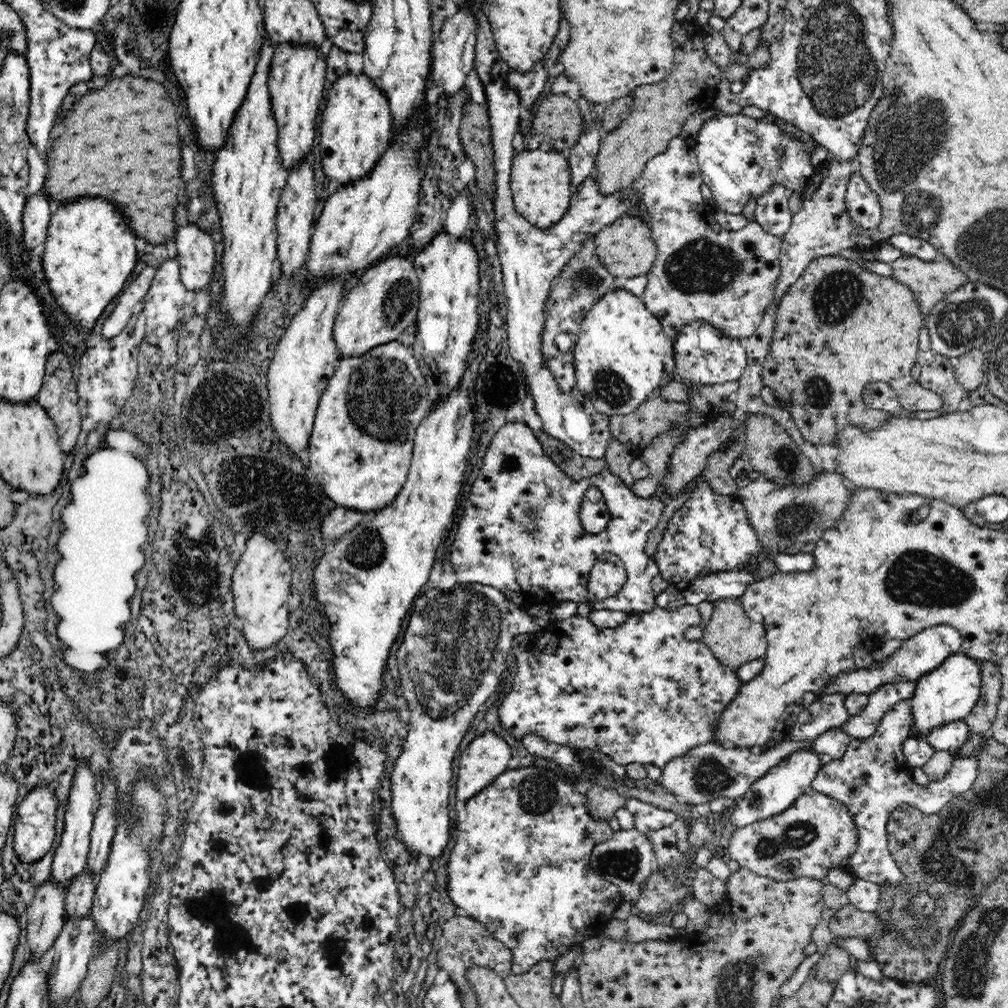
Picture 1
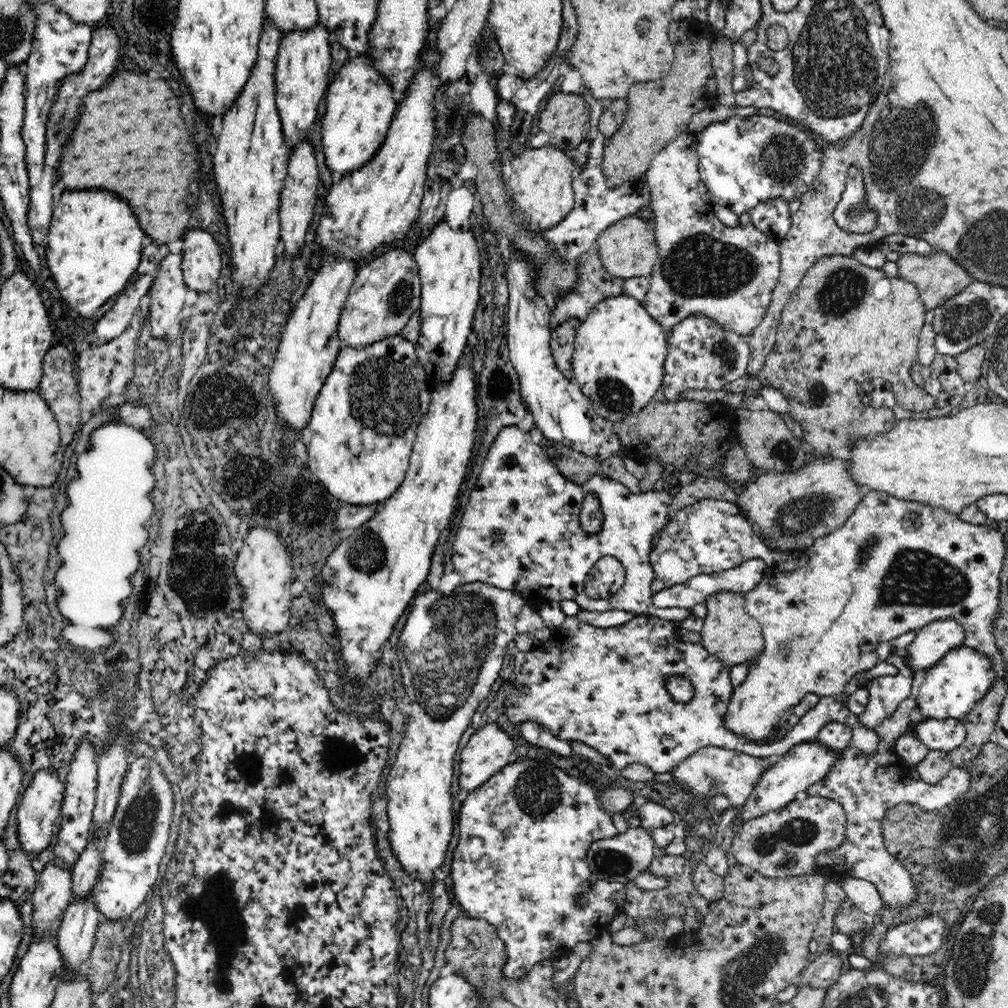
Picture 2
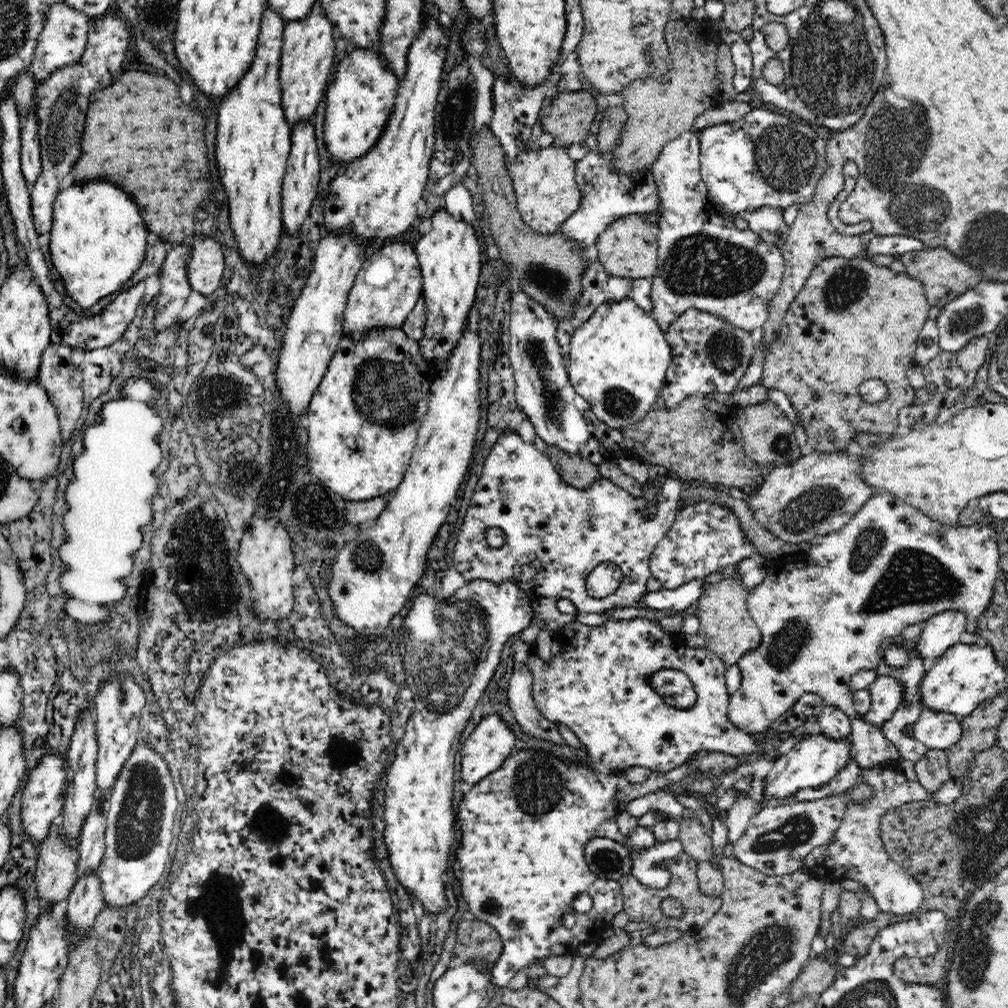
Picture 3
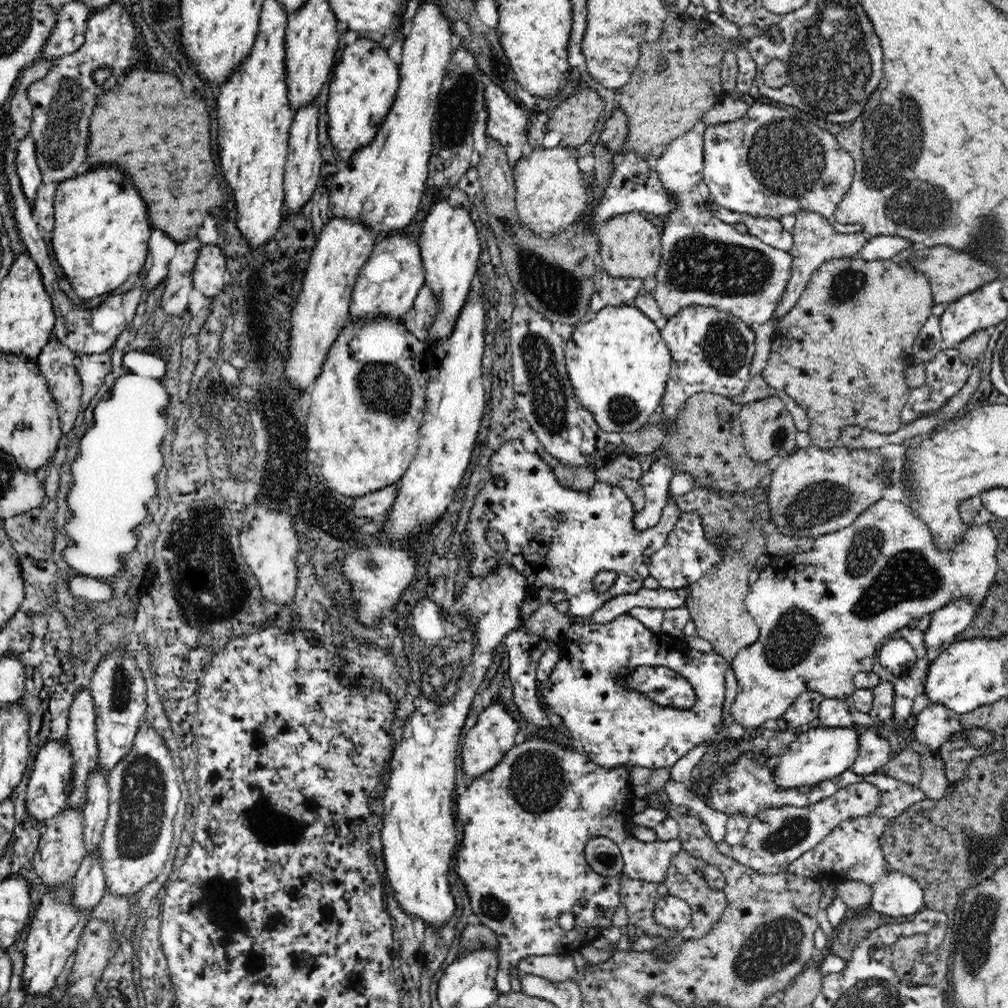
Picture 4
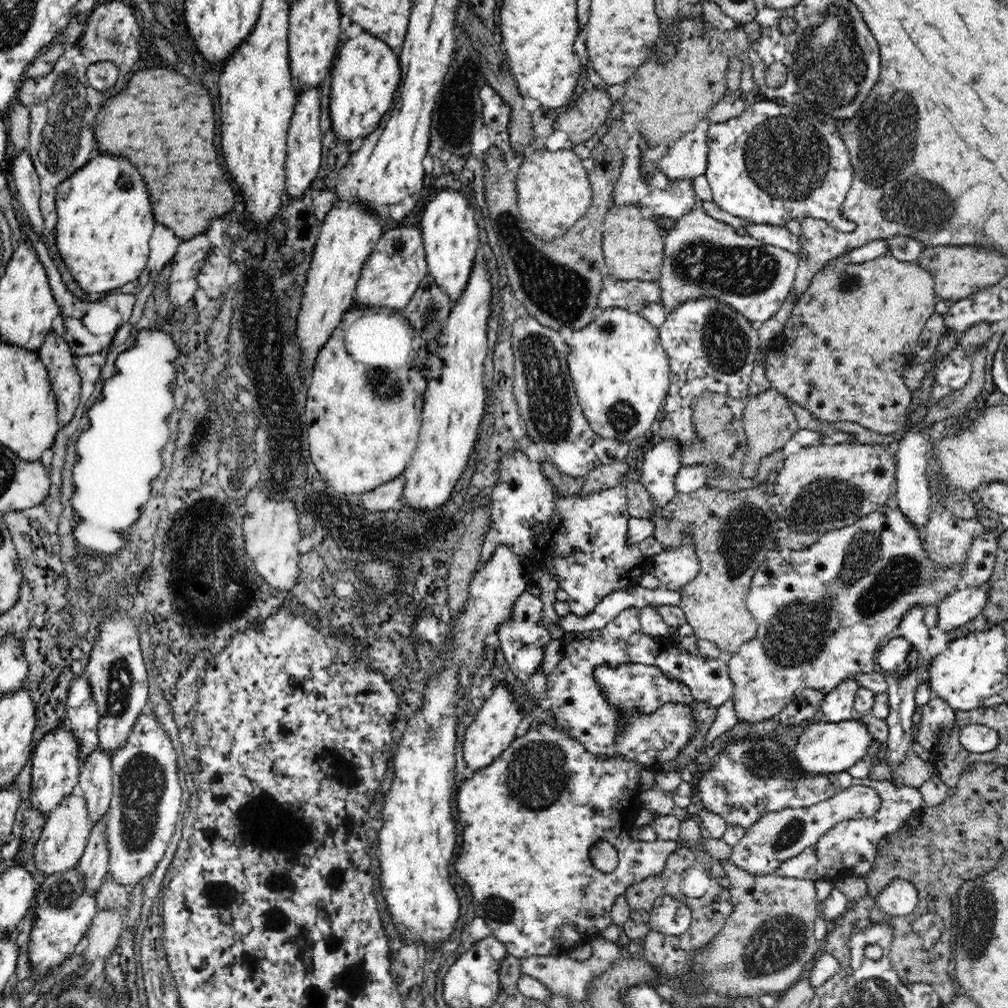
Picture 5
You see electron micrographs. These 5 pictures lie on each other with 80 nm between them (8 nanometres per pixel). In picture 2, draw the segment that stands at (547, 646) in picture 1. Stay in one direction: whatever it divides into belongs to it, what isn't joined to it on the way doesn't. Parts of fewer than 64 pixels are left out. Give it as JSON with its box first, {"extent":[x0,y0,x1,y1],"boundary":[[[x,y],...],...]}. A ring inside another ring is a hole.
{"extent":[504,556,879,773],"boundary":[[[604,556],[587,574],[585,593],[593,599],[612,597],[625,583],[625,573],[618,559]],[[690,610],[689,612],[684,612],[684,616],[680,616],[680,620],[665,620],[660,618],[660,616],[652,615],[636,615],[632,616],[632,620],[628,620],[627,623],[620,624],[620,627],[614,628],[595,628],[591,625],[586,624],[584,621],[578,620],[576,618],[566,618],[563,621],[563,625],[559,628],[552,628],[551,636],[548,636],[548,640],[536,640],[536,644],[532,644],[532,648],[528,648],[527,652],[520,651],[515,656],[515,667],[513,672],[513,691],[506,697],[504,700],[504,708],[506,708],[505,714],[507,714],[508,720],[512,724],[516,725],[516,728],[519,729],[522,724],[526,722],[534,722],[543,730],[548,730],[549,734],[555,736],[555,738],[562,739],[568,742],[574,742],[578,740],[597,750],[602,756],[607,757],[607,759],[612,762],[612,768],[615,769],[624,769],[630,764],[644,764],[648,766],[654,773],[670,773],[674,771],[683,760],[686,760],[690,754],[698,752],[702,748],[708,746],[717,746],[718,748],[724,748],[728,750],[734,750],[738,752],[743,752],[744,754],[749,754],[750,756],[758,756],[760,758],[765,758],[767,756],[772,756],[772,754],[786,754],[794,745],[799,745],[805,742],[814,742],[816,741],[816,735],[820,732],[820,729],[830,721],[838,721],[851,726],[852,729],[852,740],[851,745],[856,747],[859,751],[869,757],[877,751],[879,745],[879,737],[876,735],[876,731],[870,728],[866,728],[860,721],[858,721],[858,715],[850,712],[850,709],[843,704],[841,701],[841,696],[826,696],[821,697],[818,701],[818,704],[808,710],[802,718],[794,725],[792,730],[789,730],[784,739],[770,745],[757,744],[756,742],[751,742],[744,740],[744,738],[737,738],[734,734],[729,734],[728,730],[724,728],[724,714],[726,713],[728,703],[732,698],[732,693],[735,688],[730,683],[729,667],[724,666],[721,663],[721,660],[713,655],[711,652],[707,651],[707,648],[704,646],[704,643],[694,644],[689,643],[688,640],[683,639],[680,635],[680,632],[684,631],[684,624],[693,624],[693,614]],[[674,676],[681,676],[681,678],[688,679],[689,684],[691,684],[691,697],[688,701],[676,701],[674,697],[671,696],[670,689],[668,689],[668,682],[670,678]]]}

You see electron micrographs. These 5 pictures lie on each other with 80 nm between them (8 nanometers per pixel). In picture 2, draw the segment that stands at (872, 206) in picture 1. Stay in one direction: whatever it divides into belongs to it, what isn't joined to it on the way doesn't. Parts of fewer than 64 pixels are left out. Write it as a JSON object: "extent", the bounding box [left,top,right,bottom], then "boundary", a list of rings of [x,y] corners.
{"extent":[834,166,878,234],"boundary":[[[851,166],[847,173],[847,182],[842,200],[836,205],[834,217],[840,228],[848,232],[864,234],[872,232],[878,224],[876,213],[865,210],[865,188],[862,171]]]}

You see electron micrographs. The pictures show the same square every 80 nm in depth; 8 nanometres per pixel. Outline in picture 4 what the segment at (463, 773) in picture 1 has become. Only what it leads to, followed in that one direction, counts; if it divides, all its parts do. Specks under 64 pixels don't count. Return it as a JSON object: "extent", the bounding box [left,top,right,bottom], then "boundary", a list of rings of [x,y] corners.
{"extent":[462,701,518,779],"boundary":[[[498,701],[492,702],[479,714],[476,724],[466,732],[464,744],[462,744],[463,771],[477,779],[486,772],[492,771],[492,768],[495,768],[516,744],[514,736],[518,731],[518,722],[508,713],[504,705]]]}

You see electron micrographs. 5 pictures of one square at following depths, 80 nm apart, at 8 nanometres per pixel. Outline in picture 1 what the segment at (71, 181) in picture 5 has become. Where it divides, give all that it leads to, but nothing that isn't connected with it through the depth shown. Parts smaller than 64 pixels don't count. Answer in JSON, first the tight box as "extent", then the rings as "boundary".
{"extent":[39,200,138,328],"boundary":[[[76,200],[76,204],[64,204],[64,208],[58,208],[52,214],[46,238],[46,252],[39,252],[42,266],[54,300],[80,328],[92,328],[106,306],[112,302],[112,298],[122,292],[138,260],[136,238],[128,220],[124,220],[124,216],[116,212],[116,206],[108,204],[106,200]]]}

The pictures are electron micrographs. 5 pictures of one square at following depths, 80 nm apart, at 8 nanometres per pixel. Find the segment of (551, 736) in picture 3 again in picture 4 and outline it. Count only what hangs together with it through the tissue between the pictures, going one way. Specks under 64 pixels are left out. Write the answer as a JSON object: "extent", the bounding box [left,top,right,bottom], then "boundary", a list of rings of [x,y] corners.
{"extent":[503,594,552,734],"boundary":[[[526,594],[524,602],[520,605],[522,626],[518,626],[514,632],[506,634],[506,638],[504,638],[503,643],[505,651],[508,652],[509,678],[513,688],[513,701],[518,706],[519,714],[524,718],[524,720],[527,720],[527,722],[531,722],[532,724],[535,724],[535,726],[539,726],[540,730],[542,730],[540,732],[551,734],[548,733],[552,732],[550,720],[548,719],[548,715],[544,713],[540,700],[538,700],[536,696],[537,666],[545,650],[549,648],[548,640],[538,637],[536,634],[534,634],[534,636],[533,634],[529,634],[524,624],[527,618],[530,618],[532,612],[536,612],[536,610],[538,610],[539,606],[539,597],[532,597],[530,594]]]}

